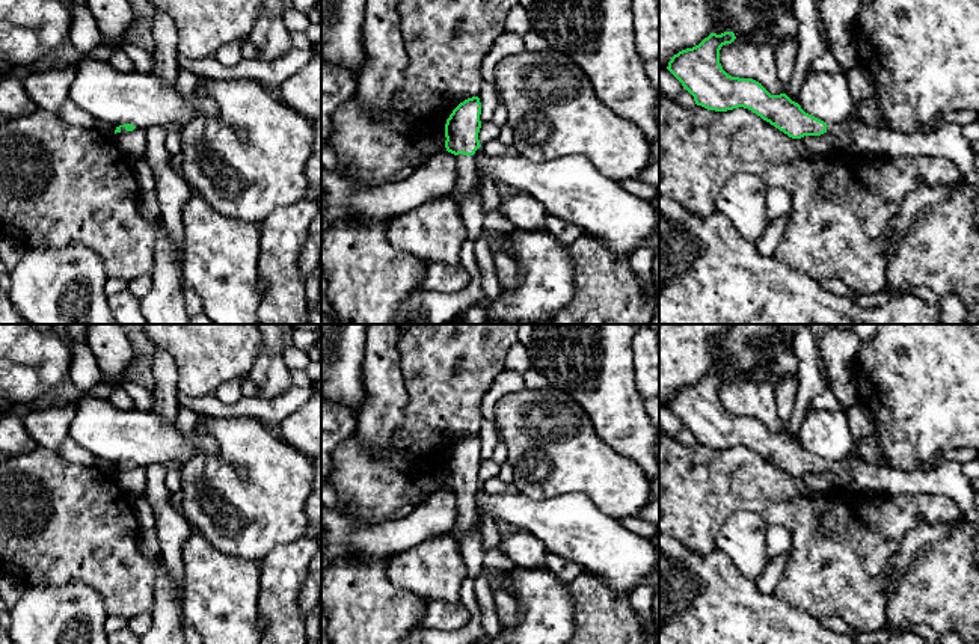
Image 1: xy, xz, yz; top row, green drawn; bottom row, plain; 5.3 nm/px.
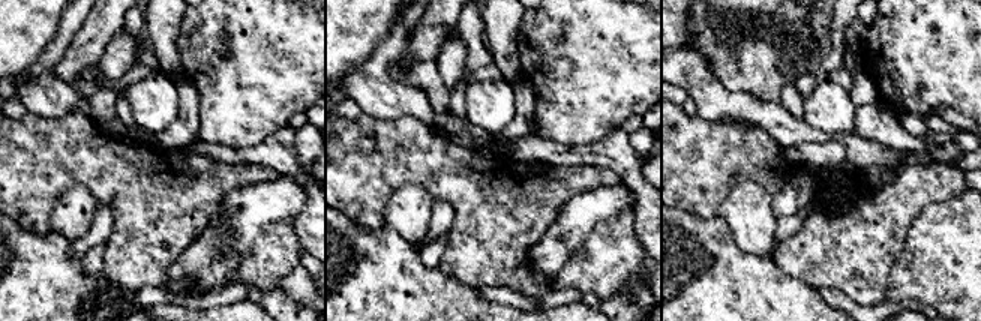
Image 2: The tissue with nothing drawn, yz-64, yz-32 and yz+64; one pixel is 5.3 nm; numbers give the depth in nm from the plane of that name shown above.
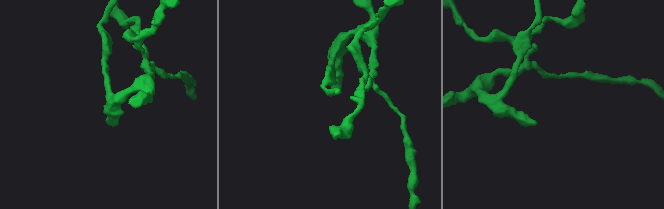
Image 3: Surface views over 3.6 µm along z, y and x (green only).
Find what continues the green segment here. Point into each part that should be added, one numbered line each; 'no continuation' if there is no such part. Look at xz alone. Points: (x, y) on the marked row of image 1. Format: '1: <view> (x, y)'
1: xz (468, 180)

